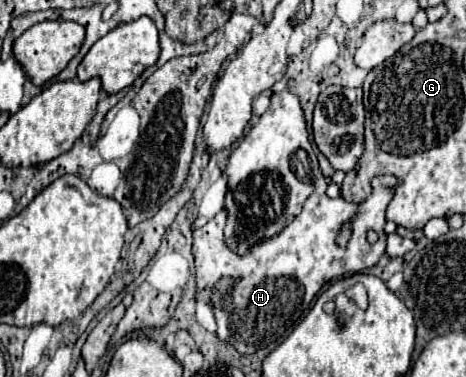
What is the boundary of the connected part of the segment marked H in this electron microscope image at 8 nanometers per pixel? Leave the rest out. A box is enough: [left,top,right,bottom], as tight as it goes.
[193,174,401,354]

